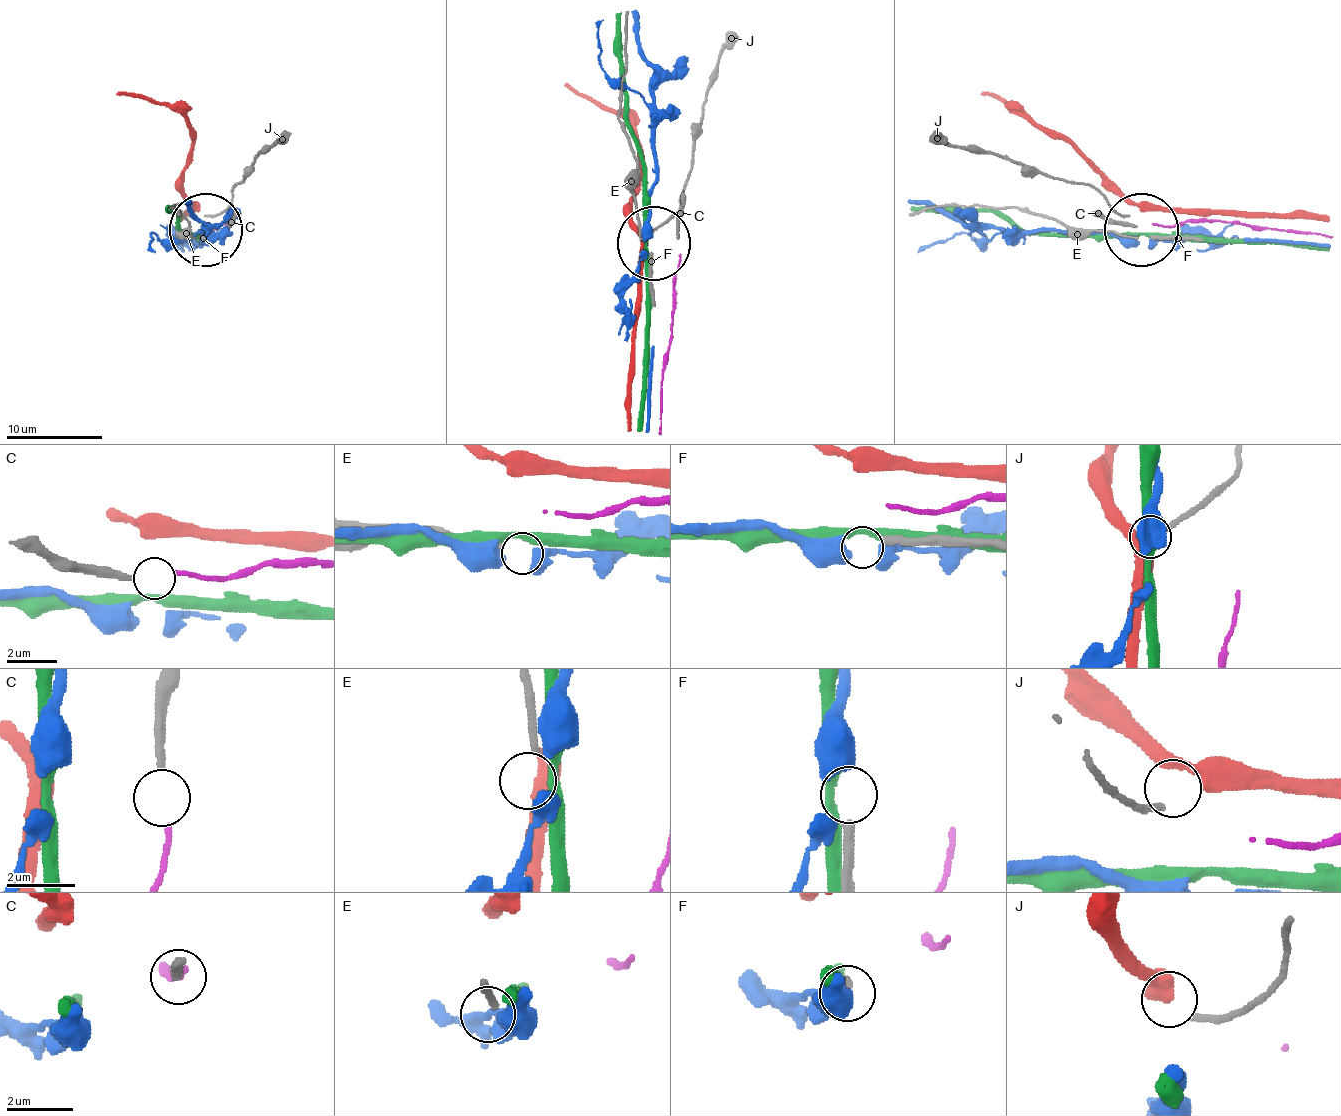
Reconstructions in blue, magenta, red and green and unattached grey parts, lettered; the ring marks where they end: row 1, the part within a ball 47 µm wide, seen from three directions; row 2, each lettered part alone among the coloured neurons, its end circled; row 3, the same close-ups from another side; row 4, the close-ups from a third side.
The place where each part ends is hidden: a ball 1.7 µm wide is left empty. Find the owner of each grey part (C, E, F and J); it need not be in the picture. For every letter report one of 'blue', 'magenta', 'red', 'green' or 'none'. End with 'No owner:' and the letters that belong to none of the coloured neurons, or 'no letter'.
C: magenta
E: none
F: blue
J: red
No owner: E

